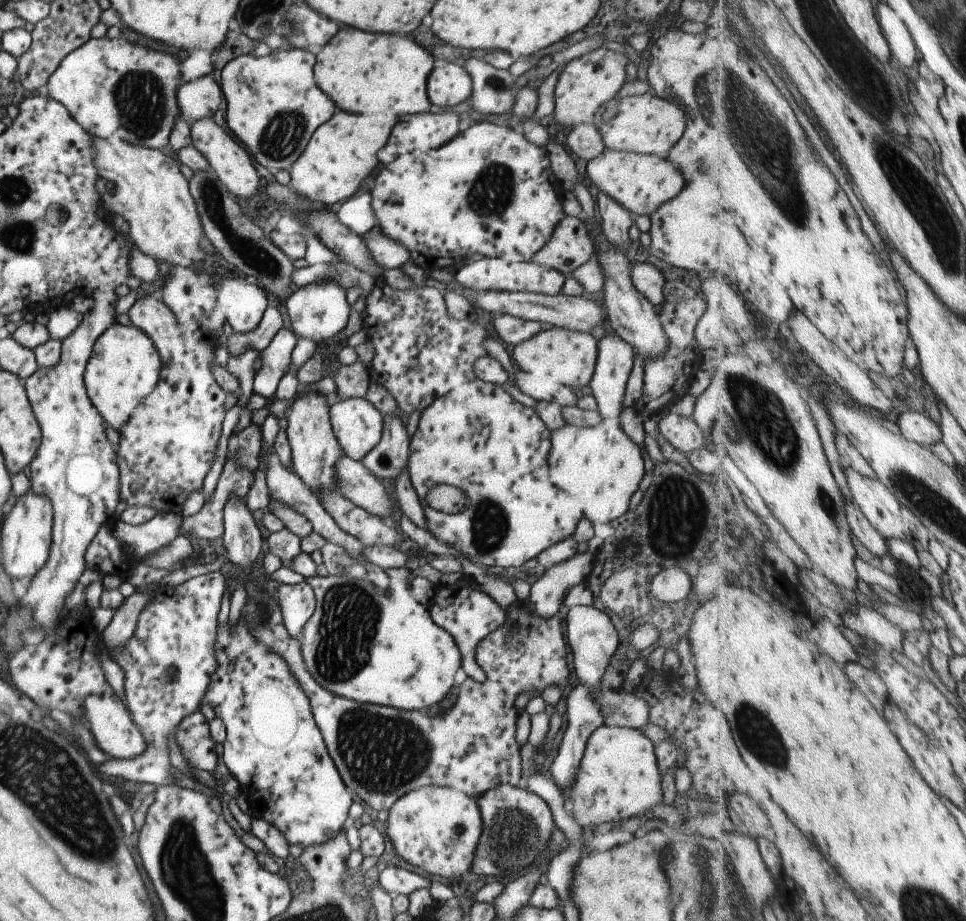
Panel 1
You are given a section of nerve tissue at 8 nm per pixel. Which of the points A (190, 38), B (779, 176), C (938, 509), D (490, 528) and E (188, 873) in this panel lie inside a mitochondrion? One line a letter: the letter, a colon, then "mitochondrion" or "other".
A: other
B: mitochondrion
C: mitochondrion
D: mitochondrion
E: mitochondrion

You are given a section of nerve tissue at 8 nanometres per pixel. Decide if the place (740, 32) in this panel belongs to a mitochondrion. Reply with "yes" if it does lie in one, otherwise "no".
no

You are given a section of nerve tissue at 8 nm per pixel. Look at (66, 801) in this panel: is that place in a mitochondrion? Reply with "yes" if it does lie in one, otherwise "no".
yes

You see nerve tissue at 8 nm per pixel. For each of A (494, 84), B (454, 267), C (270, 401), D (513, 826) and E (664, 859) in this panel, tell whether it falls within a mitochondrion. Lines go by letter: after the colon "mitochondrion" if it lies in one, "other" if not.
A: mitochondrion
B: other
C: other
D: mitochondrion
E: mitochondrion

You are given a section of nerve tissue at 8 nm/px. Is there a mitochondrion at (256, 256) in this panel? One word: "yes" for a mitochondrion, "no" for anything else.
yes

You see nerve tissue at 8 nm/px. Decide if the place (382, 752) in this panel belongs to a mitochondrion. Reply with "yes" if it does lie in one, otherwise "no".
yes

